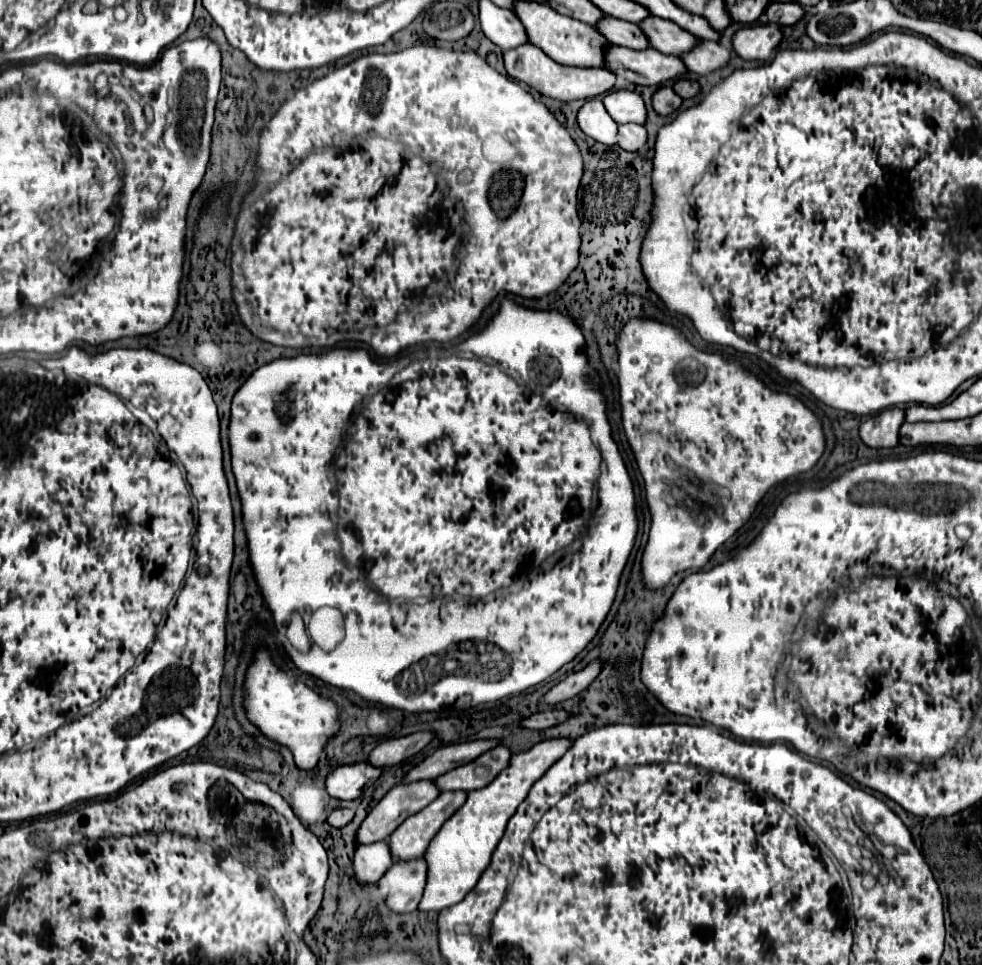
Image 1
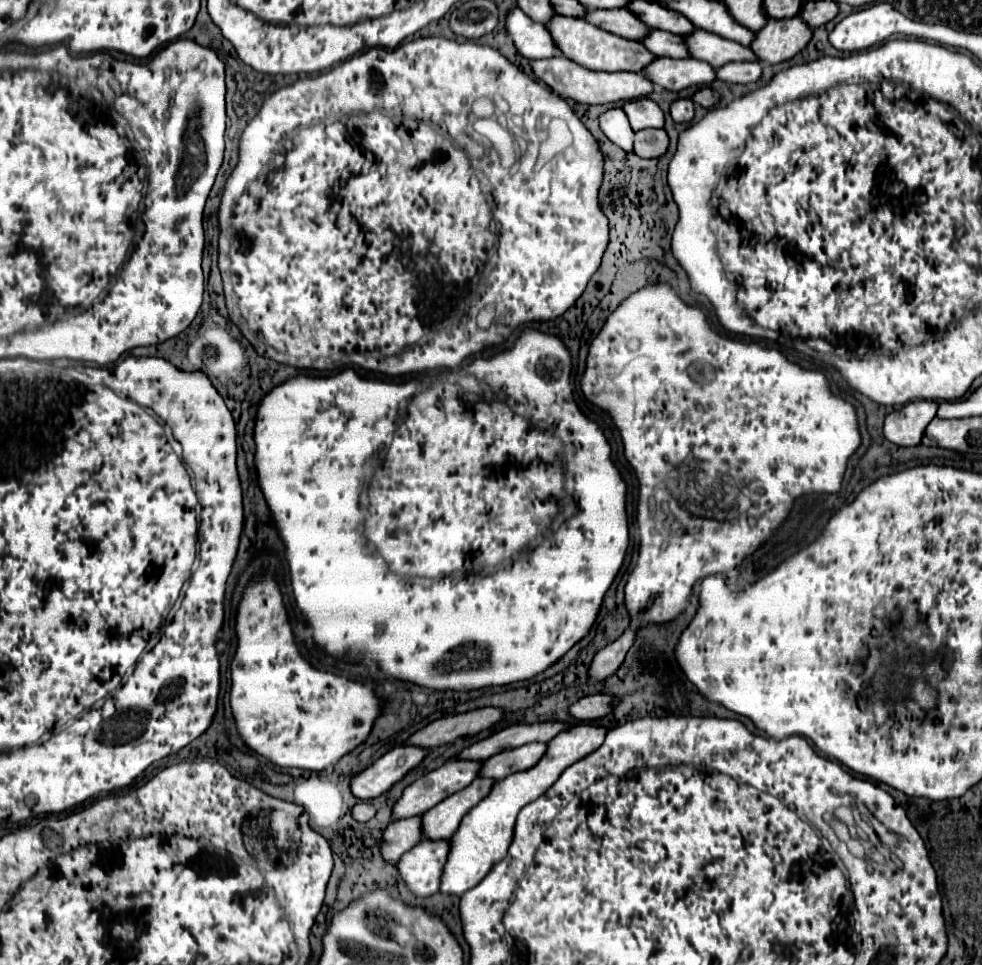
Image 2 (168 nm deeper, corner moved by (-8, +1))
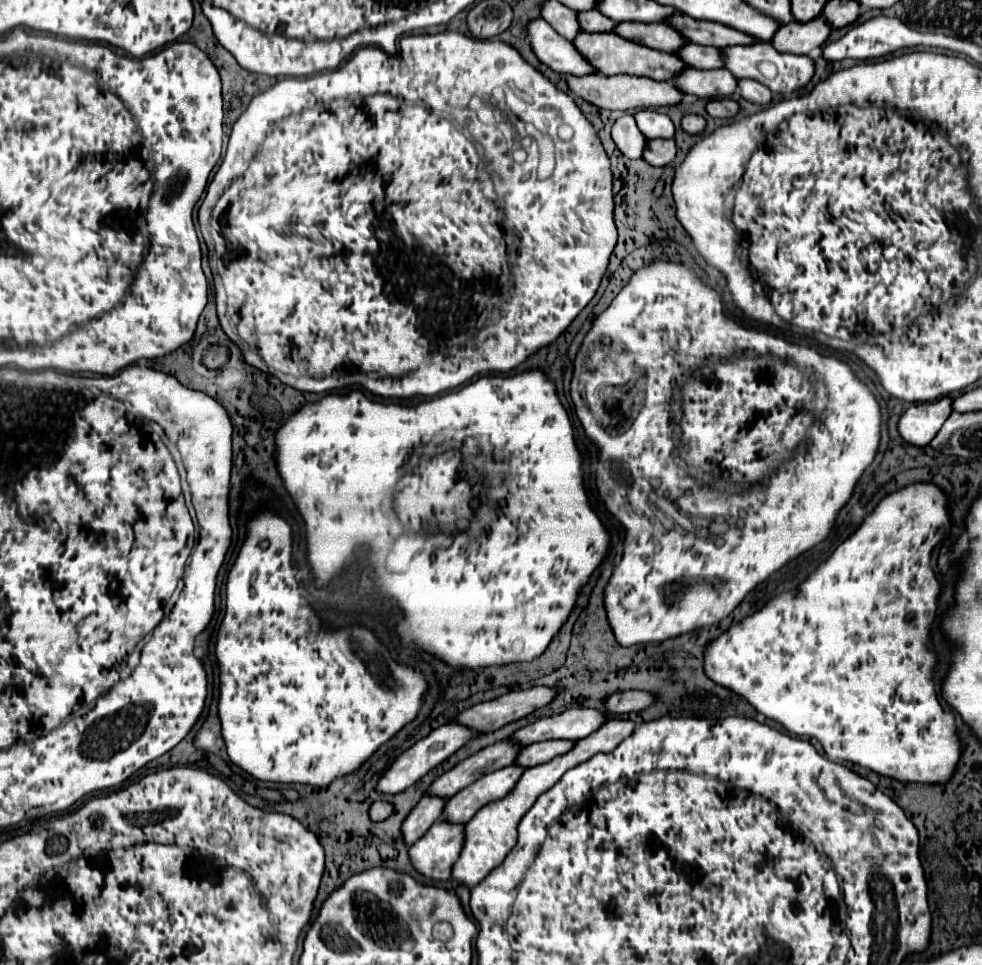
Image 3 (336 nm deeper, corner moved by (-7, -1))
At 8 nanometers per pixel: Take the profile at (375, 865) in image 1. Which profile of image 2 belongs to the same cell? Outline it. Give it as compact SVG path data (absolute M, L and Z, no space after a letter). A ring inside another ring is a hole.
M406 818L390 822L384 830L384 838L380 844L380 854L388 864L396 864L404 852L408 852L414 844L422 840L420 818Z

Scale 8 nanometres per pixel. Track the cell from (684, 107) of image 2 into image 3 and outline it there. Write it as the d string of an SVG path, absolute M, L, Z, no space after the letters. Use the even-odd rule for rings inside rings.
M683 116L681 126L683 126L683 130L689 132L689 134L701 134L701 132L705 130L707 122L705 122L703 116Z

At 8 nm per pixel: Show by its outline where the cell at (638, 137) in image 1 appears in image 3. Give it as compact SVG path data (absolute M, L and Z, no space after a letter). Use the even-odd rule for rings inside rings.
M649 140L643 160L649 162L651 166L667 166L675 160L677 154L677 146L675 140Z

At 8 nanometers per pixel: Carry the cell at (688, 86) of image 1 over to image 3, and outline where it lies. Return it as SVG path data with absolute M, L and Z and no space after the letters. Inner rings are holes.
M721 98L721 100L711 100L707 104L707 112L713 118L733 118L739 114L739 104L731 98Z

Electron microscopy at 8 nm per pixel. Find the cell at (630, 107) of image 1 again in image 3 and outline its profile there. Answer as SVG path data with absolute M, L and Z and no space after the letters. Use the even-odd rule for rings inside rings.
M641 110L635 114L635 122L649 140L675 136L675 126L667 114L661 114L655 110Z

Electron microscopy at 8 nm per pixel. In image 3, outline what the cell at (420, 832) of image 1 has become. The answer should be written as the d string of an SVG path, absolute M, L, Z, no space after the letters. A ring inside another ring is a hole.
M511 764L511 766L501 768L497 772L485 774L483 778L479 778L471 786L467 786L461 792L457 792L455 796L451 796L447 800L443 816L447 818L447 822L467 824L485 804L507 796L515 788L515 784L519 782L523 770L525 770L523 766Z

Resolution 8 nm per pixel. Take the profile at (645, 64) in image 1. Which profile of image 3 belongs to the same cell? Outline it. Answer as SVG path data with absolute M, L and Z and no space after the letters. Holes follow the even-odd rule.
M687 68L685 74L675 78L679 90L685 94L693 94L697 98L717 98L731 96L737 90L737 78L729 74L729 70L697 70Z

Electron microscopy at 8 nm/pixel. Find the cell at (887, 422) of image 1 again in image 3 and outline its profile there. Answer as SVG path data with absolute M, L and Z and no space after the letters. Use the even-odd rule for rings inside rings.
M945 396L933 402L911 406L899 420L899 434L905 442L915 446L927 446L941 430L945 420L953 412L953 398Z

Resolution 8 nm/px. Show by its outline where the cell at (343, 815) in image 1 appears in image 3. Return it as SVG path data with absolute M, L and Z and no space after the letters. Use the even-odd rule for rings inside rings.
M375 802L369 810L371 820L385 820L391 814L393 814L393 804L389 804L389 802Z

